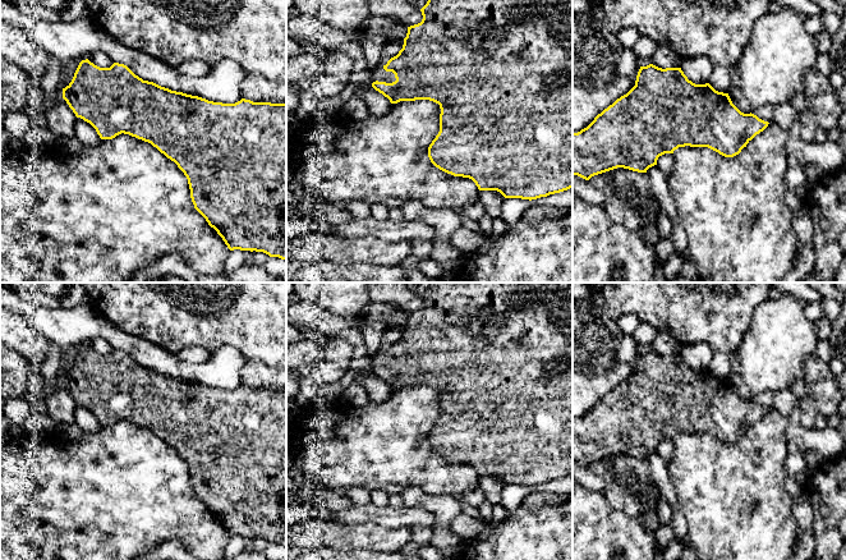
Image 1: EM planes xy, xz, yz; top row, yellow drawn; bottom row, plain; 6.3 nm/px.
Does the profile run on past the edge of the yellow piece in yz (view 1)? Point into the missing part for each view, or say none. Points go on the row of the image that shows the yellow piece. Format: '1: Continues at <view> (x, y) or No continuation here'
1: No continuation here

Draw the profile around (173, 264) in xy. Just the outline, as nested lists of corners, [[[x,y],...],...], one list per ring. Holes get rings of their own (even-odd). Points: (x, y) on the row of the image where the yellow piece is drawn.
[[[170,253],[161,257],[155,263],[148,267],[138,271],[129,283],[148,283],[148,281],[160,281],[166,275],[174,275],[181,277],[185,283],[282,283],[279,276],[267,271],[265,267],[261,267],[254,263],[245,263],[235,270],[233,274],[226,275],[225,272],[217,275],[202,275],[196,272],[179,253]]]

